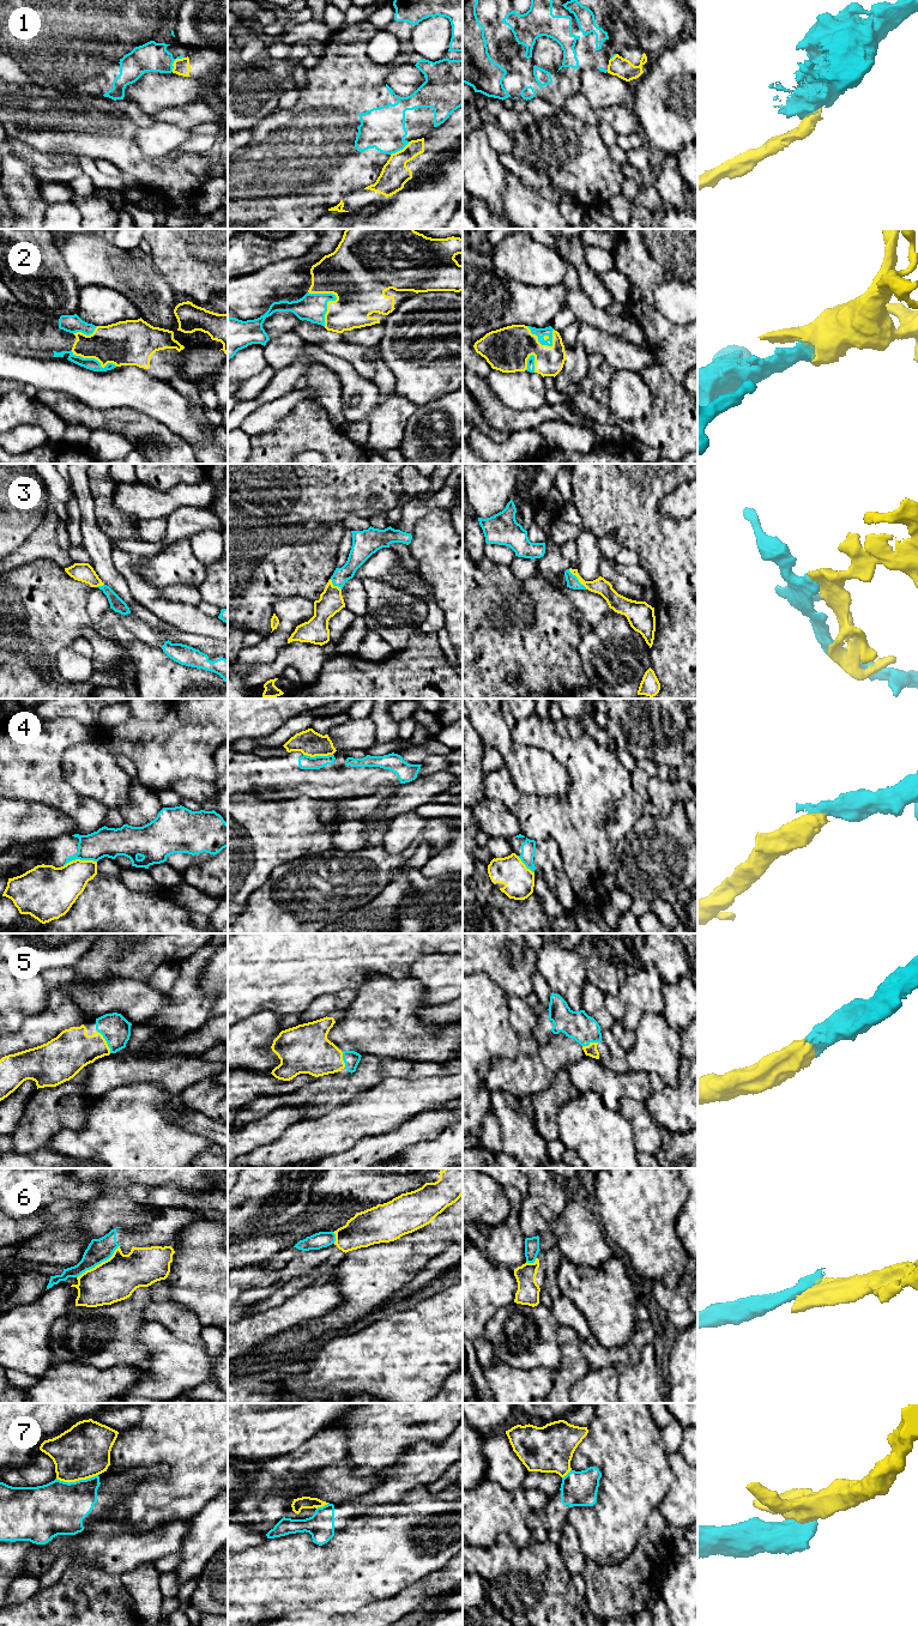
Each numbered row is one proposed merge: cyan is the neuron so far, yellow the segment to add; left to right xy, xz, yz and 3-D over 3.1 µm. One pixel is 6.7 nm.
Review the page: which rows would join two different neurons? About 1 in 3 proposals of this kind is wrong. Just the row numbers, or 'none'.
1, 4, 6, 7

